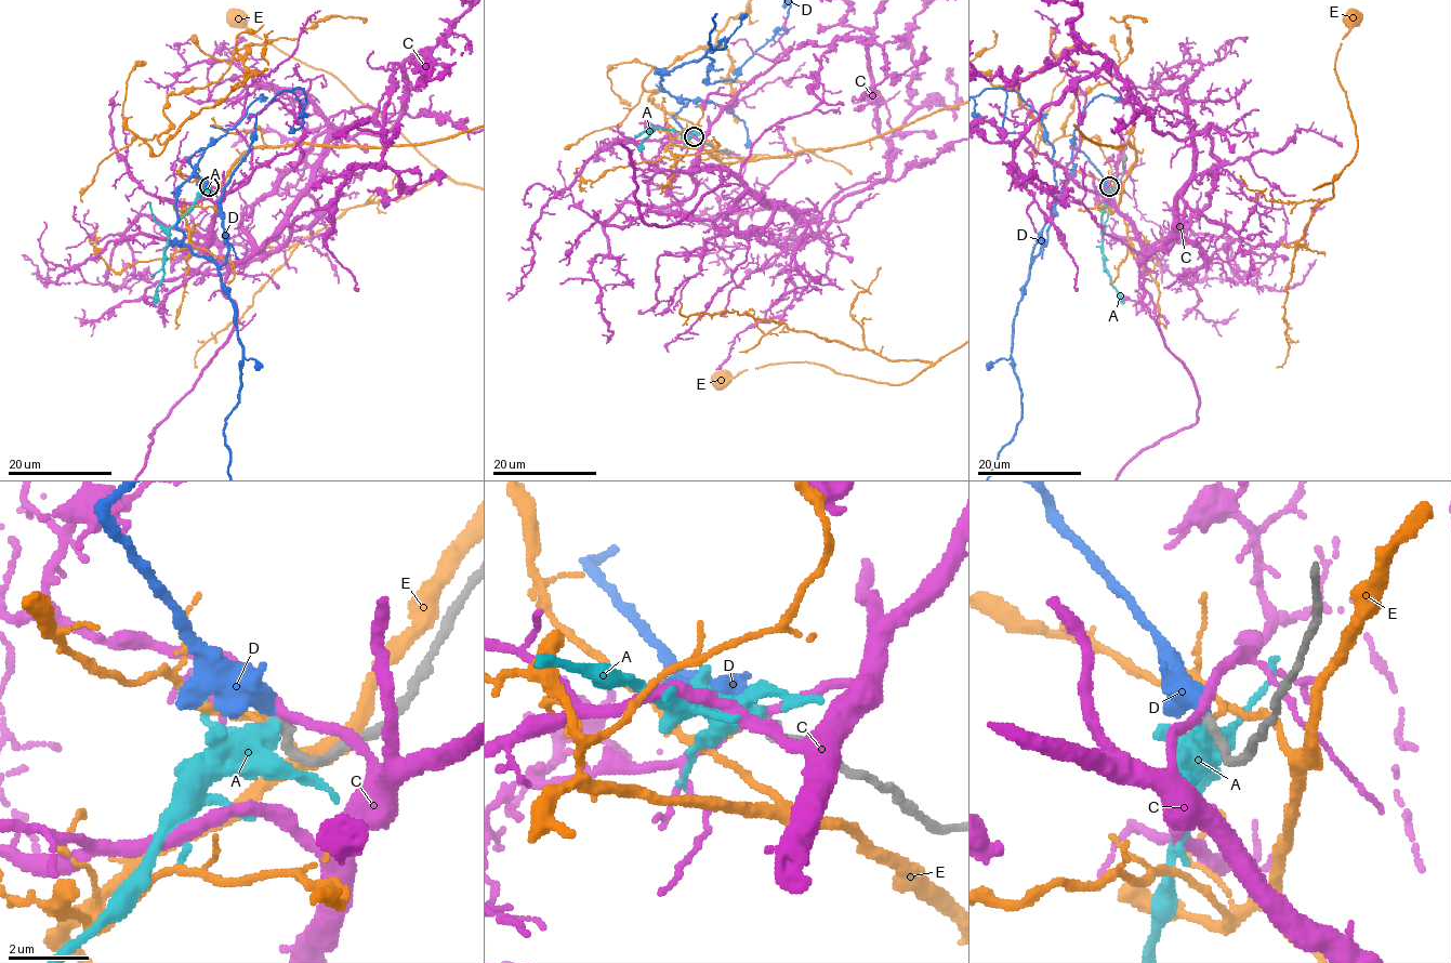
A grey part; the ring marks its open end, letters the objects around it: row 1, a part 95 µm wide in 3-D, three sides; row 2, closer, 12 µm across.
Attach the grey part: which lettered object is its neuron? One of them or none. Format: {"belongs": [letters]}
{"belongs": ["D"]}

